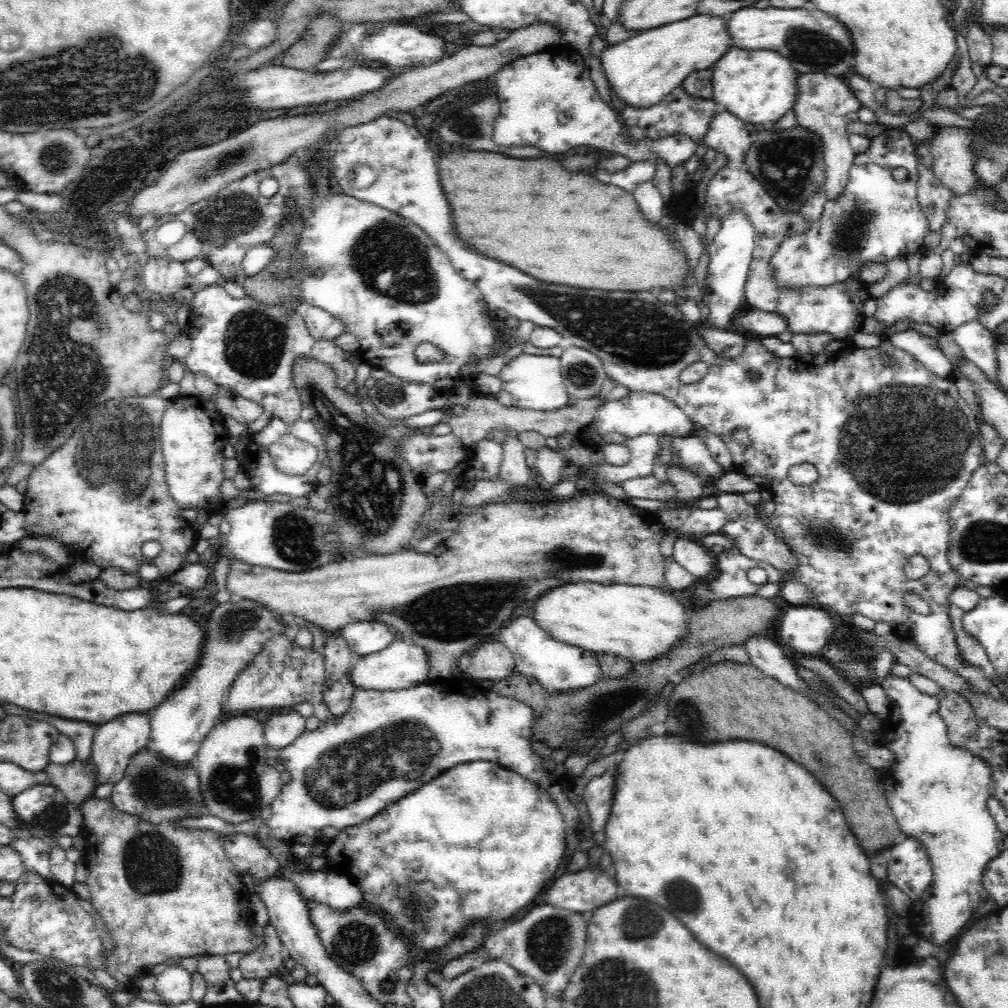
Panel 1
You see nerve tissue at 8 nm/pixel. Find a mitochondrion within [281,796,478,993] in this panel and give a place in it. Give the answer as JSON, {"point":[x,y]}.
{"point":[355,943]}

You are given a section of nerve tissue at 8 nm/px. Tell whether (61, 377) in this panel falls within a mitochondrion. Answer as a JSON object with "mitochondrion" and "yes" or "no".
{"mitochondrion":"yes"}

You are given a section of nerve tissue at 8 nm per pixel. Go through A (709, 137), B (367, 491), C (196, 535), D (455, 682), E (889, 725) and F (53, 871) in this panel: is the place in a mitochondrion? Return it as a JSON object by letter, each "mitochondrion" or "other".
{"A":"other","B":"mitochondrion","C":"other","D":"other","E":"other","F":"other"}

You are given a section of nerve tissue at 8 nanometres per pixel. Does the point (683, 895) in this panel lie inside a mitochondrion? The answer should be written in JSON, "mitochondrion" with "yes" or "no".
{"mitochondrion":"yes"}

